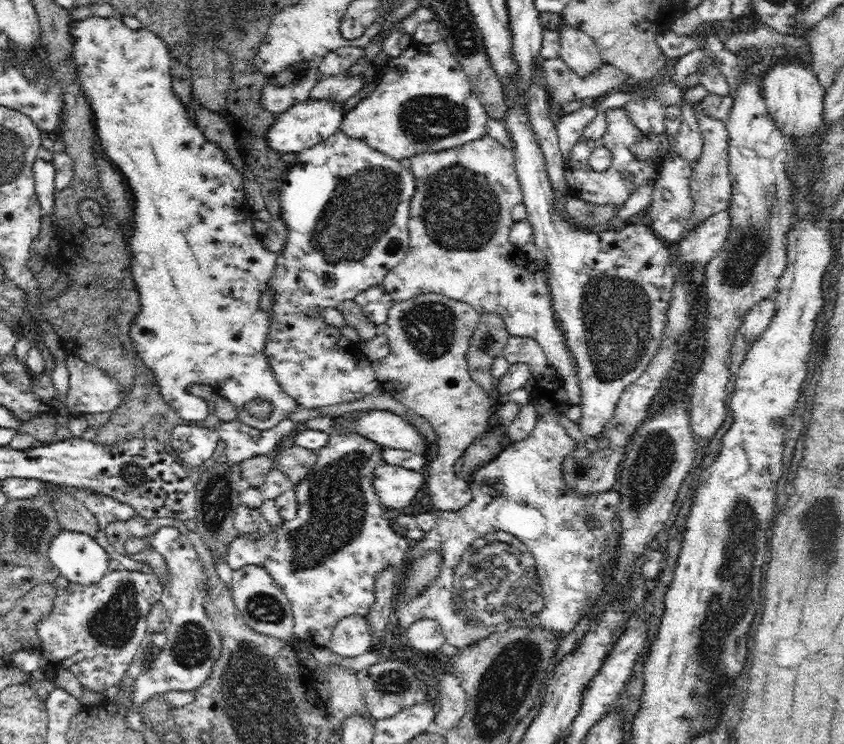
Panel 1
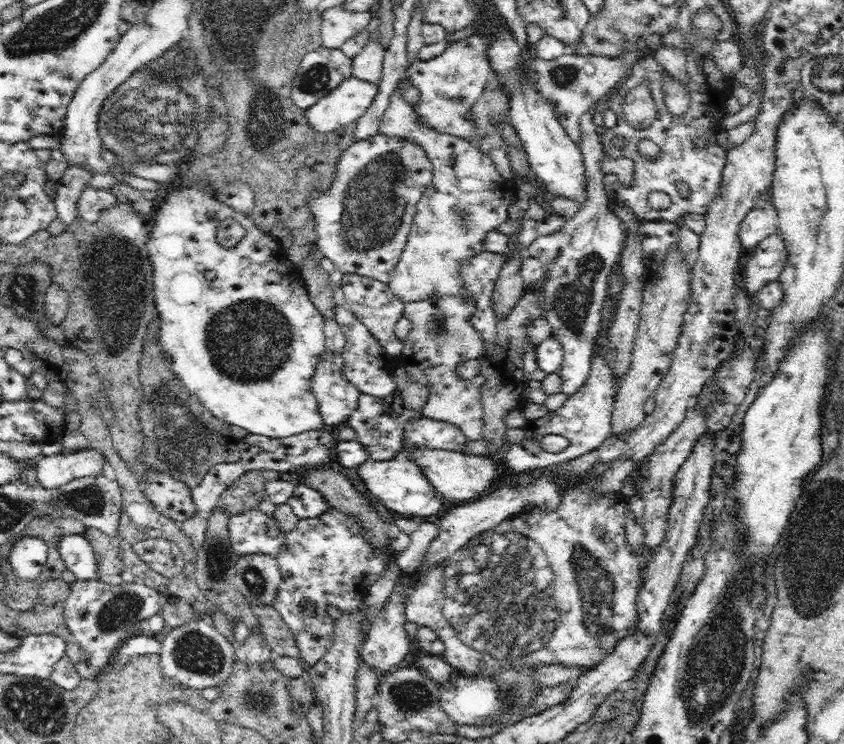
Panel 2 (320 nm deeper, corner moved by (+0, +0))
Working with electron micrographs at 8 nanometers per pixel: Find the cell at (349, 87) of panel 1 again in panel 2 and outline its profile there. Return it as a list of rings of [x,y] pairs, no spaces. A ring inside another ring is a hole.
[[[380,34],[372,37],[370,42],[352,59],[351,71],[354,78],[360,78],[360,80],[376,85],[380,83],[385,53],[380,38]]]

